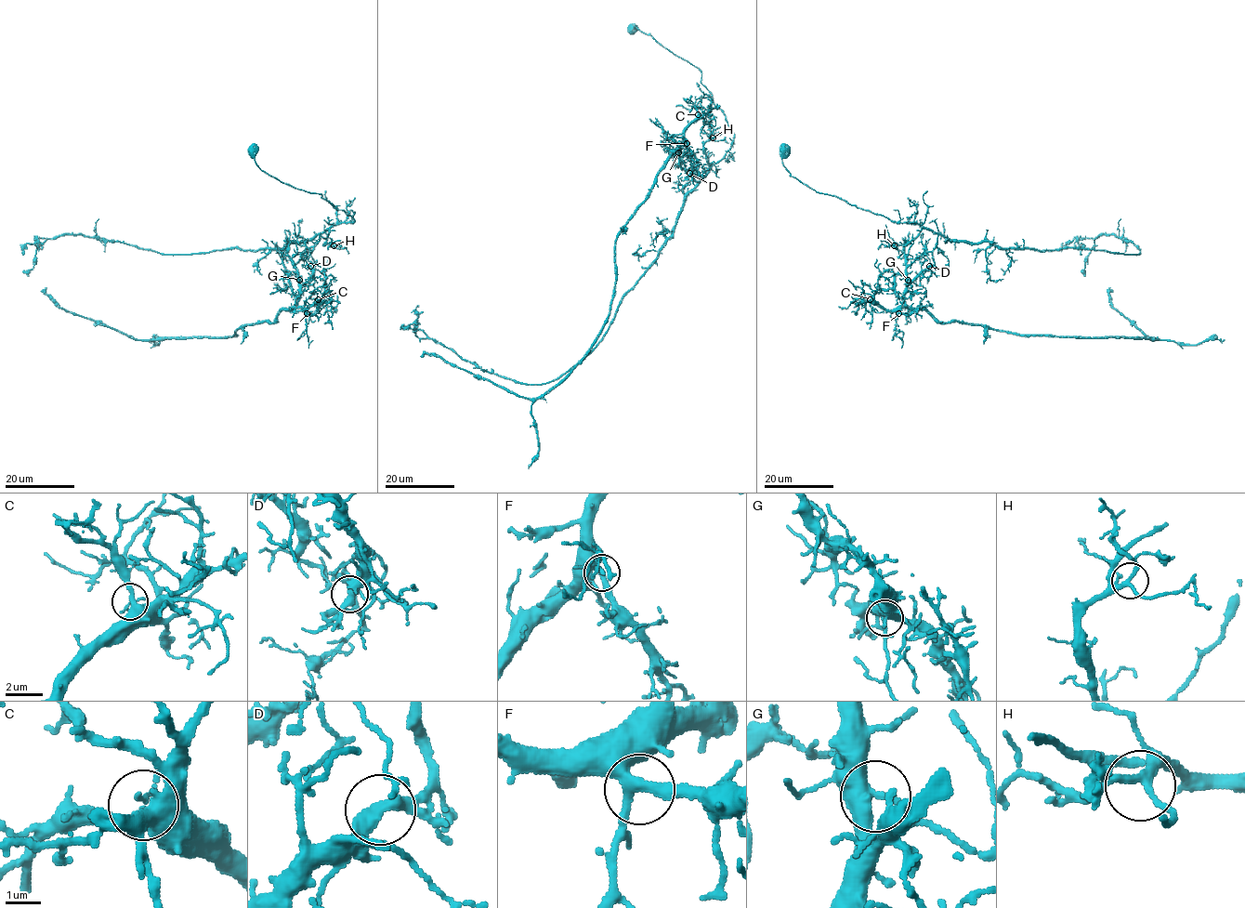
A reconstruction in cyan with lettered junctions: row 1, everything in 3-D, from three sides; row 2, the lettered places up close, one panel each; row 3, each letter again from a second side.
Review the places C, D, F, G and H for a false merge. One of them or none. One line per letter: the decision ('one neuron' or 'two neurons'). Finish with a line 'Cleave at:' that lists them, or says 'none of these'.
C: one neuron
D: two neurons
F: one neuron
G: one neuron
H: one neuron
Cleave at: D

